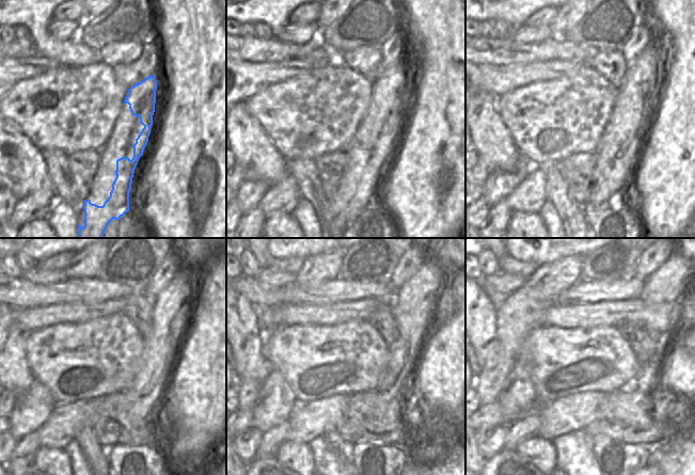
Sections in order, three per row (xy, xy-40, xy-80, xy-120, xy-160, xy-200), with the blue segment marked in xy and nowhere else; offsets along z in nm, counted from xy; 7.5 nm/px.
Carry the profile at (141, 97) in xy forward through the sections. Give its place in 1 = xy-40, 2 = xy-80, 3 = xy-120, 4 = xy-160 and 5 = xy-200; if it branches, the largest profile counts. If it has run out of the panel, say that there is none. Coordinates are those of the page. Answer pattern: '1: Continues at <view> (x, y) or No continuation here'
1: Continues at xy-40 (389, 89)
2: Continues at xy-80 (632, 106)
3: Continues at xy-120 (170, 311)
4: Continues at xy-160 (413, 304)
5: Continues at xy-200 (666, 286)

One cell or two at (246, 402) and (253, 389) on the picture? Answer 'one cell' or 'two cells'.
one cell

